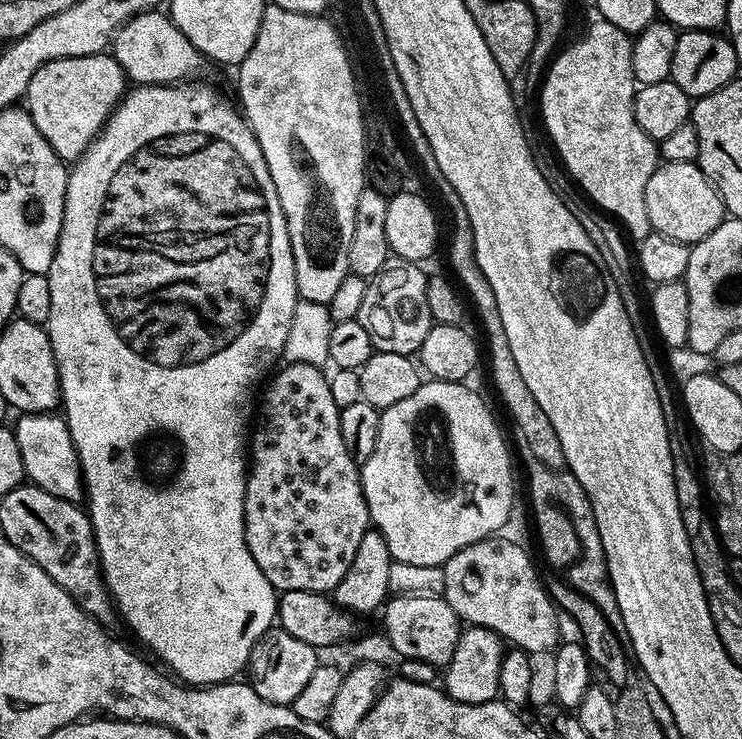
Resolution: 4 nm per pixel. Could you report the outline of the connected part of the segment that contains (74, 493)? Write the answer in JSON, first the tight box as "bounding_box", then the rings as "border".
{"bounding_box":[14,412,86,504],"border":[[[30,412],[19,417],[20,421],[14,424],[18,450],[22,454],[22,466],[24,475],[37,488],[46,490],[46,494],[54,494],[54,498],[62,498],[71,504],[80,504],[85,499],[86,489],[84,486],[84,472],[80,469],[78,450],[70,438],[68,422],[63,415],[52,412]]]}

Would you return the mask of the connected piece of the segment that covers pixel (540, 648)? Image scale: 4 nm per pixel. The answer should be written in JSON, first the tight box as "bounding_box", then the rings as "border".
{"bounding_box":[442,538,562,654],"border":[[[489,538],[474,542],[470,546],[458,550],[458,554],[454,554],[454,558],[450,558],[442,565],[444,570],[444,590],[442,593],[444,600],[450,606],[450,610],[454,610],[454,614],[460,617],[465,625],[489,628],[501,640],[529,654],[548,651],[551,653],[562,640],[560,624],[556,621],[558,609],[552,603],[552,598],[542,580],[540,584],[540,576],[536,573],[536,568],[532,565],[527,550],[512,540],[500,539]]]}

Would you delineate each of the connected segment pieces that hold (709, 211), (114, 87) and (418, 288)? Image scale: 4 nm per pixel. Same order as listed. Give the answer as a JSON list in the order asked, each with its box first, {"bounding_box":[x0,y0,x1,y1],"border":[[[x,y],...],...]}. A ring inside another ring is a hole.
[{"bounding_box":[646,162,726,245],"border":[[[686,162],[661,163],[654,170],[650,182],[646,182],[646,214],[651,231],[660,232],[666,238],[674,238],[686,245],[694,245],[702,238],[706,238],[726,219],[726,209],[720,193],[708,180],[708,176],[700,169],[699,163]]]},{"bounding_box":[26,54,125,162],"border":[[[111,54],[58,58],[43,64],[34,74],[34,78],[30,78],[30,86],[26,93],[26,111],[30,114],[34,126],[38,126],[42,138],[46,138],[46,142],[50,142],[54,154],[58,154],[60,159],[65,162],[75,162],[91,146],[92,141],[100,135],[100,131],[104,129],[104,124],[112,115],[112,111],[124,99],[125,91],[124,71],[116,57]]]},{"bounding_box":[356,258,434,356],"border":[[[389,258],[368,280],[366,298],[362,298],[362,310],[356,319],[370,334],[370,342],[377,352],[412,356],[419,353],[426,334],[434,323],[430,306],[426,306],[426,286],[429,273],[423,272],[421,265],[414,260]]]}]

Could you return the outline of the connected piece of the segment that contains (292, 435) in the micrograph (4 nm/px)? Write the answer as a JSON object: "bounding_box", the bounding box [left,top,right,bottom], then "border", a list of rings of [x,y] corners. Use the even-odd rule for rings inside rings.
{"bounding_box":[244,363,370,594],"border":[[[285,363],[283,367],[267,381],[266,387],[259,397],[258,415],[255,417],[254,431],[250,436],[250,463],[246,468],[248,481],[244,495],[246,546],[250,550],[250,554],[254,554],[254,562],[258,562],[258,570],[262,570],[262,574],[266,574],[266,578],[277,593],[290,590],[310,590],[328,594],[336,589],[338,582],[342,582],[342,578],[346,578],[346,570],[350,570],[350,562],[354,562],[354,554],[358,554],[358,545],[362,542],[362,534],[370,531],[368,507],[364,497],[364,488],[360,485],[360,468],[357,461],[353,460],[350,450],[346,450],[346,442],[342,442],[341,408],[334,402],[334,394],[330,394],[328,376],[320,368],[309,364]]]}

